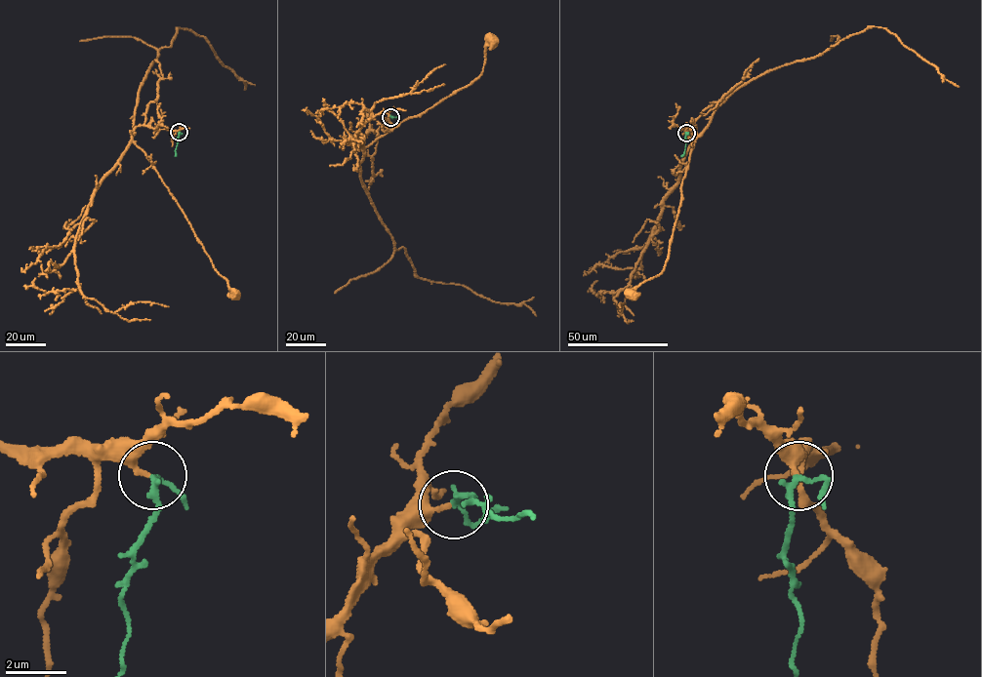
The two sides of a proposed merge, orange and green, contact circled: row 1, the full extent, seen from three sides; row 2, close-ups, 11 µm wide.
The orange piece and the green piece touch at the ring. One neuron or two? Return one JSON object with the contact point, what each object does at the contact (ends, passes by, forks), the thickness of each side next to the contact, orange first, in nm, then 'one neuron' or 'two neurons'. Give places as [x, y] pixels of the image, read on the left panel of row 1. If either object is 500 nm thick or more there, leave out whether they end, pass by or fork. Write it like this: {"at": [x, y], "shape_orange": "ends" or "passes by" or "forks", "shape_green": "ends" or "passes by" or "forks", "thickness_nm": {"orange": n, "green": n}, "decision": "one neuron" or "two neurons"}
{"at": [179, 132], "shape_orange": "ends", "shape_green": "passes by", "thickness_nm": {"orange": 240, "green": 180}, "decision": "one neuron"}

